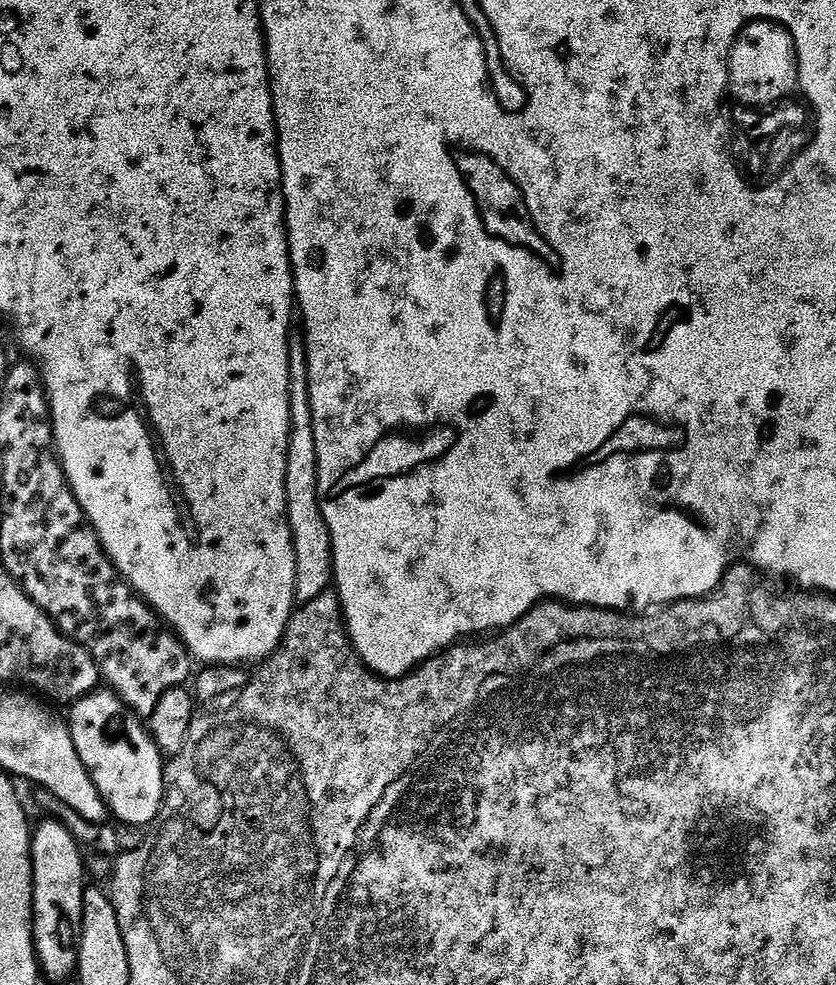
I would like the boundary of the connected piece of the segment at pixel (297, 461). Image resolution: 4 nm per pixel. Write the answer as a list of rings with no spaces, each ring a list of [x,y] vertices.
[[[311,438],[295,445],[288,458],[288,525],[296,551],[296,598],[301,605],[309,604],[329,591],[334,580],[332,566],[332,535],[320,509],[322,499],[318,487],[316,442]]]

